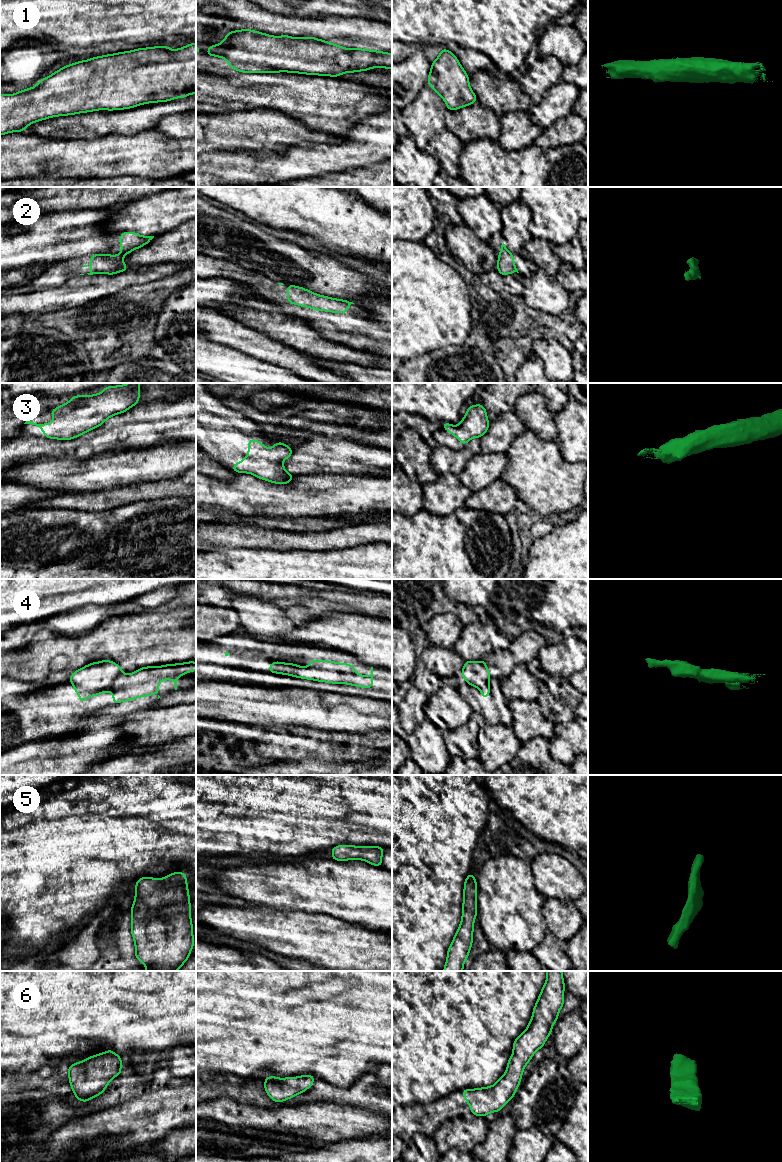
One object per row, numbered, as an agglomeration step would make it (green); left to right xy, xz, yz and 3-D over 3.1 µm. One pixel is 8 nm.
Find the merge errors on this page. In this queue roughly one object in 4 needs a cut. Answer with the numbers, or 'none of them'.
4

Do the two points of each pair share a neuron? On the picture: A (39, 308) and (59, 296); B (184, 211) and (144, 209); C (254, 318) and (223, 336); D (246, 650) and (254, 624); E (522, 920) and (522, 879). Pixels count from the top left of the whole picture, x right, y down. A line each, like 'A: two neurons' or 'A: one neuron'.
A: one neuron
B: one neuron
C: two neurons
D: two neurons
E: one neuron

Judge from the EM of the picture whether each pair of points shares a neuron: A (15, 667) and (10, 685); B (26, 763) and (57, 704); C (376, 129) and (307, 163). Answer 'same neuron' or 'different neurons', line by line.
A: different neurons
B: different neurons
C: same neuron

